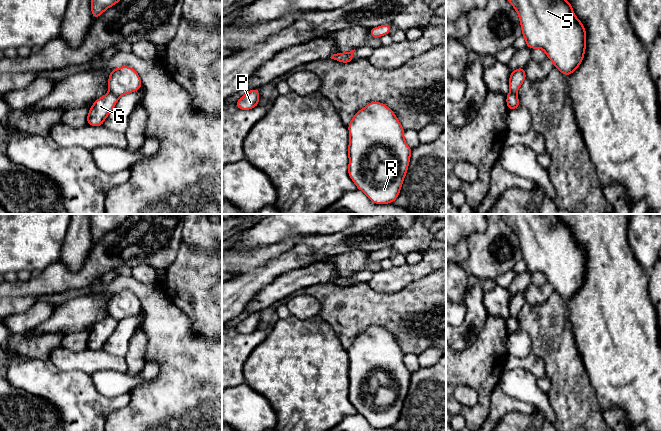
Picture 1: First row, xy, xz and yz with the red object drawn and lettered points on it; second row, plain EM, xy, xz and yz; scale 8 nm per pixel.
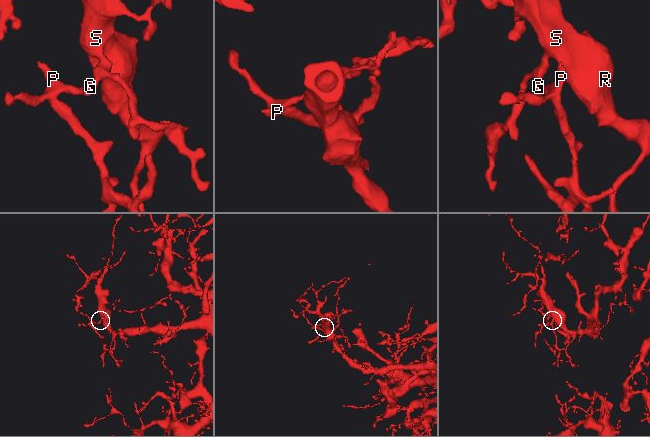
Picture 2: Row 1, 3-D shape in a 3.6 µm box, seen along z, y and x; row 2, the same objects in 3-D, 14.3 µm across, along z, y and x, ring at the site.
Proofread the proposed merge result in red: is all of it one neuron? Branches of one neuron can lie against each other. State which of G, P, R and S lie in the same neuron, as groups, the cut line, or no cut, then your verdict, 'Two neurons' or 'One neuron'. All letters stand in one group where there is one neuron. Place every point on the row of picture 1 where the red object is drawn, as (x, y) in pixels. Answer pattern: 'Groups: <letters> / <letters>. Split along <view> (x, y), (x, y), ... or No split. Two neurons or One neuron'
Groups: G P / R S. Split along xy (110, 91), (117, 97). Two neurons

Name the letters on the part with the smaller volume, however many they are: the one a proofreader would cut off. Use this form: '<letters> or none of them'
G, P

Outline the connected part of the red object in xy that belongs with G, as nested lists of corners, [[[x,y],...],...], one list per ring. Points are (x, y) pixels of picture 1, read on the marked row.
[[[111,92],[95,100],[88,113],[87,124],[94,127],[102,126],[106,117],[115,107],[117,101],[118,97]]]

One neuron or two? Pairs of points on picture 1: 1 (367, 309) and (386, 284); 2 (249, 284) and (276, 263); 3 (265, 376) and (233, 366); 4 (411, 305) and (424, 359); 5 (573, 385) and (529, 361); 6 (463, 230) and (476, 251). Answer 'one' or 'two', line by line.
1: two
2: one
3: two
4: two
5: two
6: two

